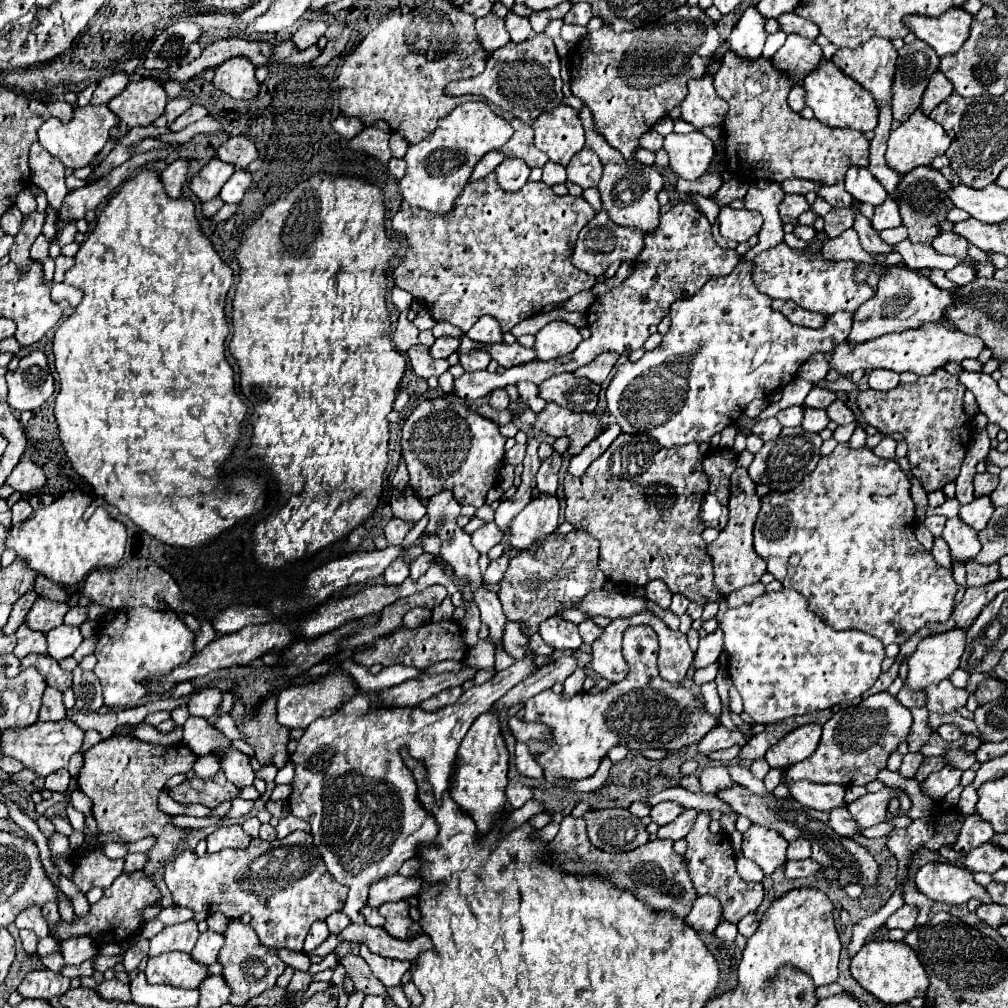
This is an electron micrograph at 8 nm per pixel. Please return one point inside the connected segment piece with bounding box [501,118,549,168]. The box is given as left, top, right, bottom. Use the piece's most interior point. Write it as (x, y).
(521, 145)

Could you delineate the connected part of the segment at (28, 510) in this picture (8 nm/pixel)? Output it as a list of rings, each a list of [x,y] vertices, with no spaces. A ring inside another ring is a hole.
[[[21,498],[19,502],[15,502],[11,506],[11,512],[13,512],[13,526],[17,526],[17,524],[25,522],[33,514],[33,508],[31,508],[31,504],[25,498]]]

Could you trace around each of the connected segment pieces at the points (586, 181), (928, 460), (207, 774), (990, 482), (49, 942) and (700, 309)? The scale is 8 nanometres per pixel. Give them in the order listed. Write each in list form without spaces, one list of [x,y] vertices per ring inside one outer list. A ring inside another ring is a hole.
[[[584,146],[567,164],[567,180],[585,188],[597,187],[603,172],[603,166],[596,153]]]
[[[939,368],[931,376],[921,376],[915,384],[899,384],[887,392],[863,390],[857,404],[867,424],[875,426],[881,434],[901,432],[905,436],[911,472],[921,480],[927,492],[933,492],[957,478],[967,440],[971,440],[971,420],[963,412],[963,392],[965,386],[959,378]]]
[[[209,754],[209,756],[201,756],[201,758],[195,762],[193,772],[195,772],[197,778],[201,778],[201,780],[209,780],[209,778],[213,778],[213,776],[219,772],[219,760],[217,760],[213,754]]]
[[[983,472],[983,474],[975,474],[975,496],[985,496],[985,494],[991,494],[999,484],[999,478],[989,474],[989,472]]]
[[[51,936],[39,940],[37,945],[37,954],[39,954],[41,958],[45,958],[45,956],[49,956],[49,954],[55,954],[55,952],[61,952],[61,946],[59,946],[57,940],[53,940]]]
[[[741,260],[741,262],[735,266],[735,270],[733,270],[731,274],[719,276],[719,278],[713,278],[713,280],[707,280],[705,286],[703,286],[695,296],[673,302],[673,304],[671,304],[671,312],[669,312],[669,316],[671,316],[671,328],[669,328],[669,332],[663,336],[661,346],[655,348],[655,350],[651,350],[651,352],[645,352],[645,356],[643,356],[641,360],[637,360],[637,362],[629,362],[629,360],[627,360],[627,362],[623,362],[623,364],[617,368],[613,380],[609,382],[609,388],[607,388],[607,408],[609,408],[609,414],[613,416],[613,420],[621,426],[623,432],[629,432],[629,434],[639,434],[639,432],[643,432],[643,434],[655,438],[659,444],[663,444],[663,446],[667,446],[667,448],[669,448],[669,446],[689,444],[689,442],[697,442],[697,444],[699,444],[699,442],[709,442],[709,438],[711,438],[713,434],[721,432],[721,430],[723,430],[725,426],[729,426],[729,424],[735,424],[735,422],[739,420],[739,416],[745,412],[745,408],[747,408],[747,404],[749,404],[751,400],[755,400],[755,398],[767,398],[767,396],[779,392],[781,388],[785,388],[785,386],[797,376],[799,368],[803,366],[803,362],[805,362],[807,358],[811,358],[811,356],[817,354],[817,352],[829,356],[829,352],[833,352],[833,348],[835,348],[837,344],[843,344],[843,342],[847,340],[847,334],[849,334],[851,324],[853,324],[853,314],[849,314],[849,312],[835,312],[833,316],[829,316],[827,324],[825,324],[823,328],[817,328],[817,330],[815,330],[815,328],[805,328],[805,326],[795,326],[795,324],[791,324],[789,320],[785,320],[785,316],[781,316],[779,312],[775,312],[775,310],[771,308],[771,298],[769,298],[769,296],[761,294],[761,292],[755,288],[755,284],[753,284],[753,280],[751,280],[753,268],[755,268],[753,262]]]

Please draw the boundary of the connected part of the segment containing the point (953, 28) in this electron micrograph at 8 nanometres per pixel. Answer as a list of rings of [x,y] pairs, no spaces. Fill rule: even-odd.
[[[949,8],[937,18],[905,16],[905,26],[923,42],[927,42],[939,56],[957,52],[969,38],[973,16],[963,8]]]

